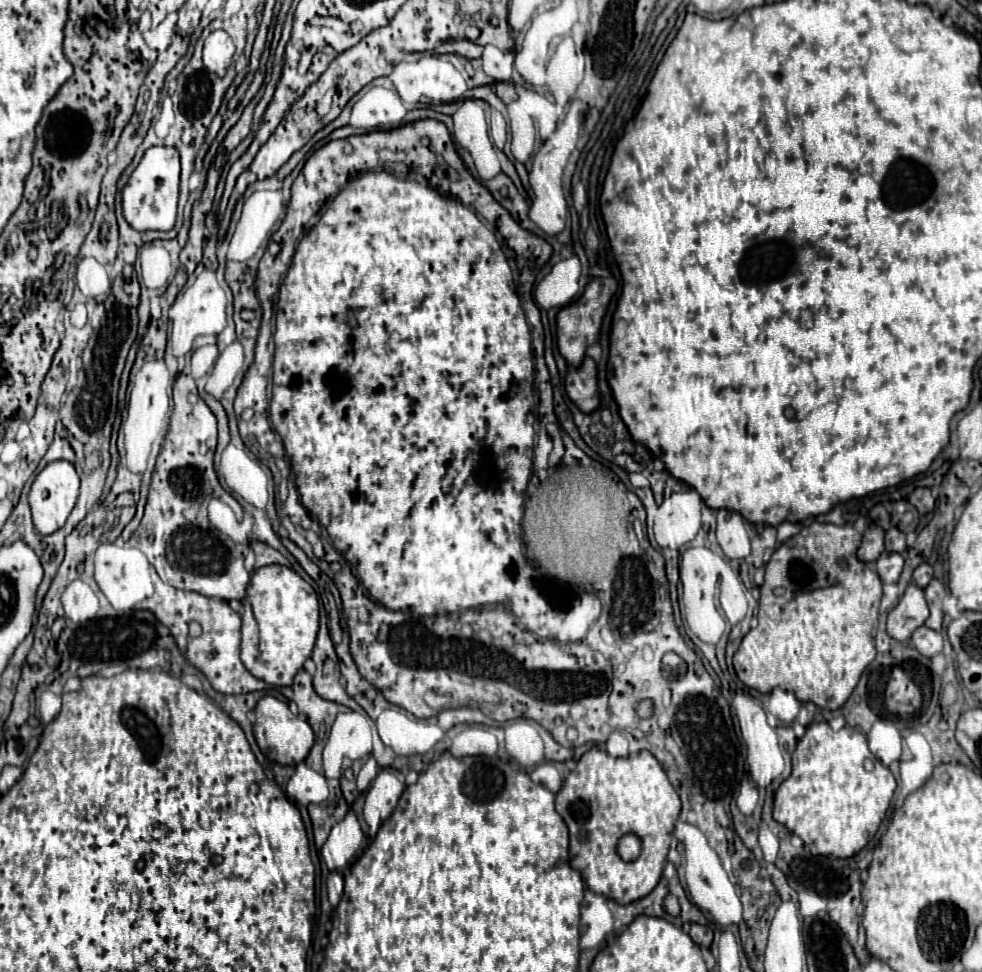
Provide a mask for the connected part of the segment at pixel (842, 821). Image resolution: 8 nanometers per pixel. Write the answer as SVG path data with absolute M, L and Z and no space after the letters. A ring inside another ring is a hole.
M812 722L806 726L804 738L798 740L796 752L792 752L790 778L782 782L774 796L774 820L800 836L812 854L850 858L876 834L894 788L892 772L882 762L876 762L874 768L862 732L850 726L834 732L826 722Z

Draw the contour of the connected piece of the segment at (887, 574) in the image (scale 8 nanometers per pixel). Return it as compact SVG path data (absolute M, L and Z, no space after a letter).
M882 552L880 558L874 562L874 568L884 584L896 582L900 578L902 566L904 566L904 558L896 552Z

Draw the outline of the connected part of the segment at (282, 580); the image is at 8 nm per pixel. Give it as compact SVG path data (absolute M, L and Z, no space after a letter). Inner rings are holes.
M270 564L262 566L252 572L250 584L246 588L246 598L242 600L244 614L242 614L242 664L248 668L250 674L264 680L270 686L290 686L294 674L302 668L304 660L312 654L316 634L318 634L318 596L314 588L302 580L294 570Z

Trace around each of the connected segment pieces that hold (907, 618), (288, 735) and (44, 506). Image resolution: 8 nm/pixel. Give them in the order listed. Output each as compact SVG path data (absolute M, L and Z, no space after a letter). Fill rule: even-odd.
M914 582L906 588L900 602L888 612L886 628L888 634L896 640L908 640L912 636L912 630L922 626L926 618L930 616L928 604L924 600L924 590L916 586Z
M264 696L258 700L256 708L256 722L254 722L254 738L260 746L260 750L274 762L278 764L288 764L288 766L296 766L298 762L302 762L308 756L308 750L314 744L314 732L310 728L310 724L306 720L300 720L298 716L294 716L290 712L290 708L286 706L286 702L274 698L274 696Z
M54 460L54 462L46 464L46 468L36 476L36 480L30 488L30 496L28 496L34 526L38 528L40 534L52 534L52 532L56 532L58 528L64 526L66 518L70 516L72 508L76 506L78 492L80 492L80 478L78 478L72 462Z

